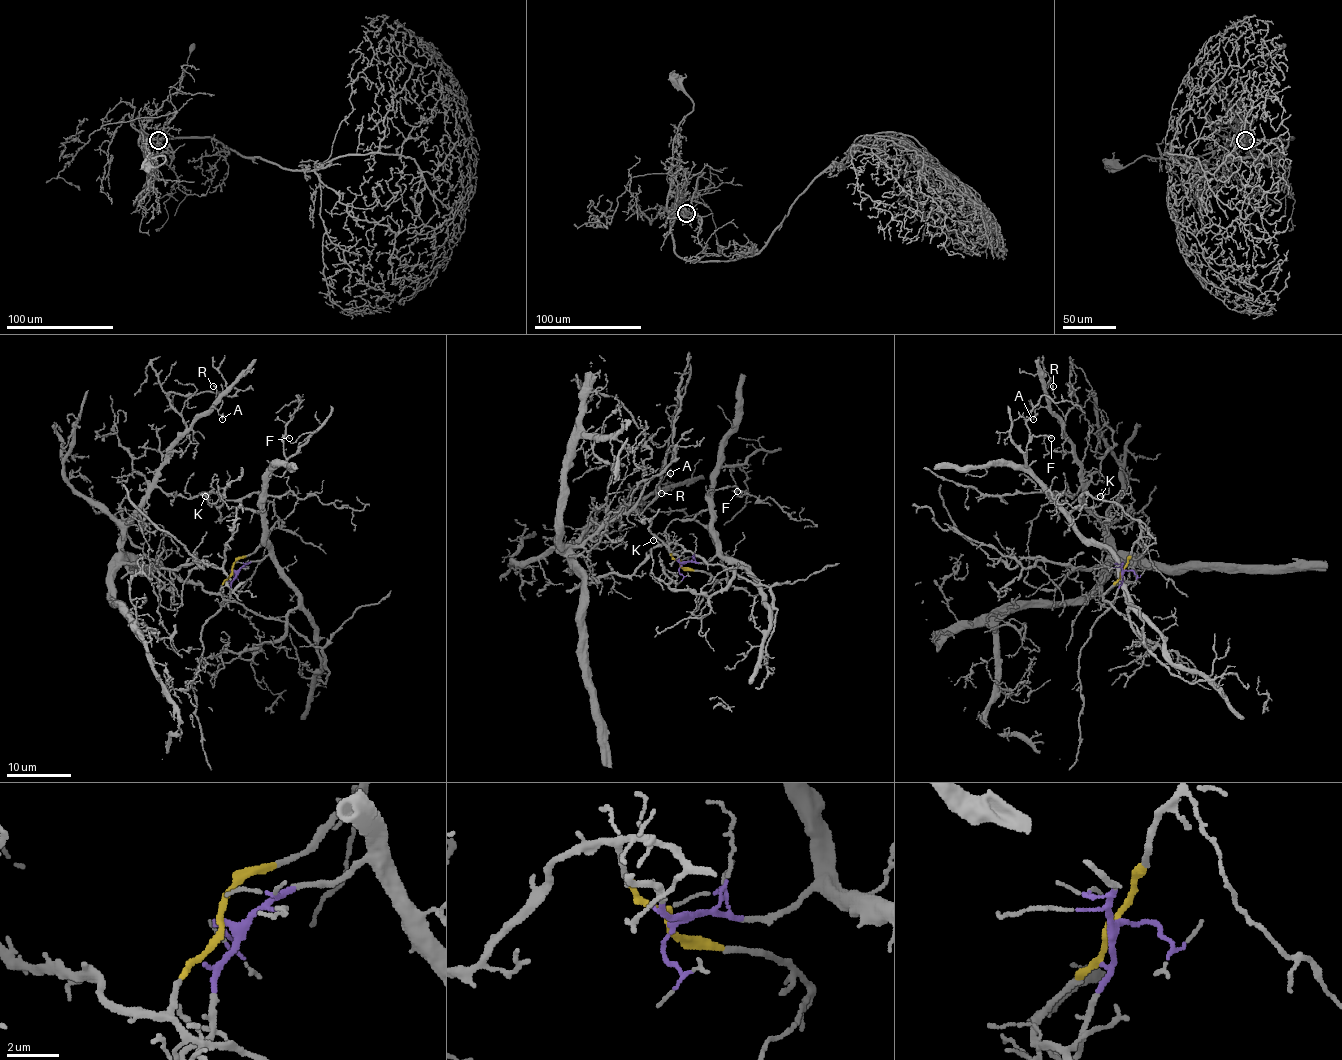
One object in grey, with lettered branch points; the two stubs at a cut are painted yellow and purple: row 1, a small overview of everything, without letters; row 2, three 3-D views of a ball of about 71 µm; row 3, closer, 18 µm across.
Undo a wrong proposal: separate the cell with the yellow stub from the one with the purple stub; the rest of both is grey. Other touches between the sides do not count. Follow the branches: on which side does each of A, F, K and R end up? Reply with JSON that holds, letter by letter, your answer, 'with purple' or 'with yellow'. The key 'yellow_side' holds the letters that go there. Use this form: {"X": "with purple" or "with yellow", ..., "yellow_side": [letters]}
{"A": "with yellow", "F": "with purple", "K": "with purple", "R": "with yellow", "yellow_side": ["A", "R"]}

